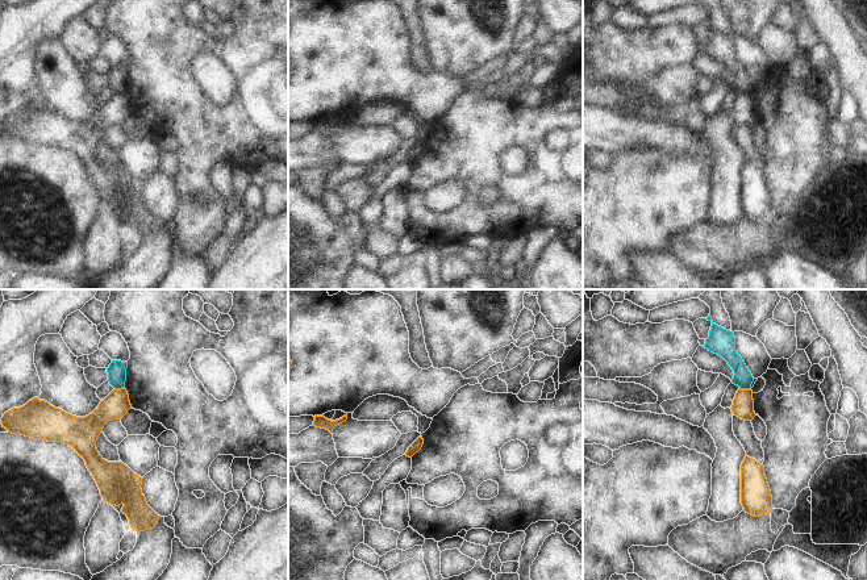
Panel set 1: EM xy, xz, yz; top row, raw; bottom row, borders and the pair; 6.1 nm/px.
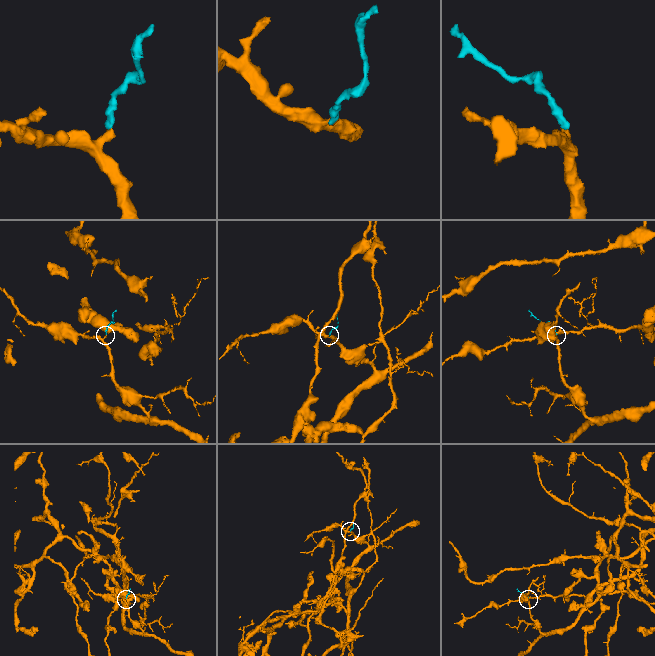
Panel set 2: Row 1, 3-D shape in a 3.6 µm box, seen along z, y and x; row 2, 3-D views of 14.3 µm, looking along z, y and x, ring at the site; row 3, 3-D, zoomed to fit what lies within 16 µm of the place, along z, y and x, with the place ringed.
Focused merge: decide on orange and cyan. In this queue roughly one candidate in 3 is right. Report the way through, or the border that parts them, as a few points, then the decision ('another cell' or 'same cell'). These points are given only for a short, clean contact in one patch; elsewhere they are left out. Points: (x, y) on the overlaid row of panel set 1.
border along yz (740, 388), (749, 389); another cell

